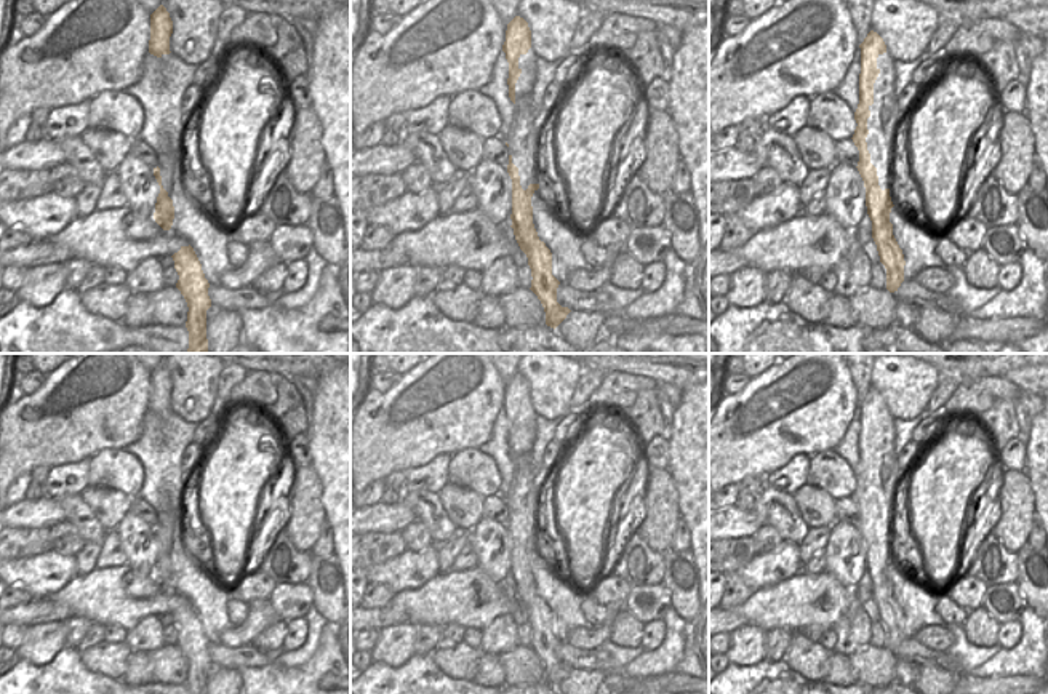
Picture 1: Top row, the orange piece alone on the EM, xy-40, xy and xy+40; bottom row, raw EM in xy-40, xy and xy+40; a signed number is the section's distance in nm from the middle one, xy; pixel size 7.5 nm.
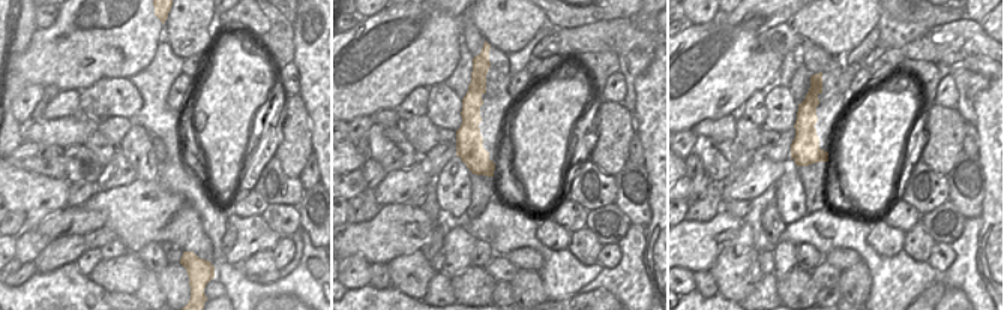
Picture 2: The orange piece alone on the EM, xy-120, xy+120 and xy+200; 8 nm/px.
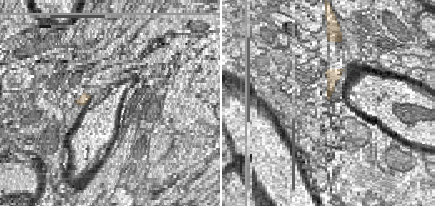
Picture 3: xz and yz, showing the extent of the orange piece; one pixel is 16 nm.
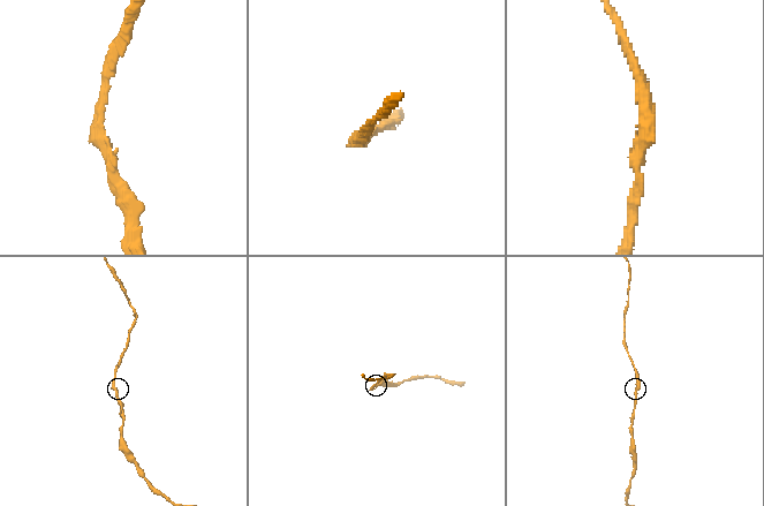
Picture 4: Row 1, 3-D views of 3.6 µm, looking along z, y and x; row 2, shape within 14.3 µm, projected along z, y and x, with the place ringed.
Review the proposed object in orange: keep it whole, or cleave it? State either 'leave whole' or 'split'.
leave whole

